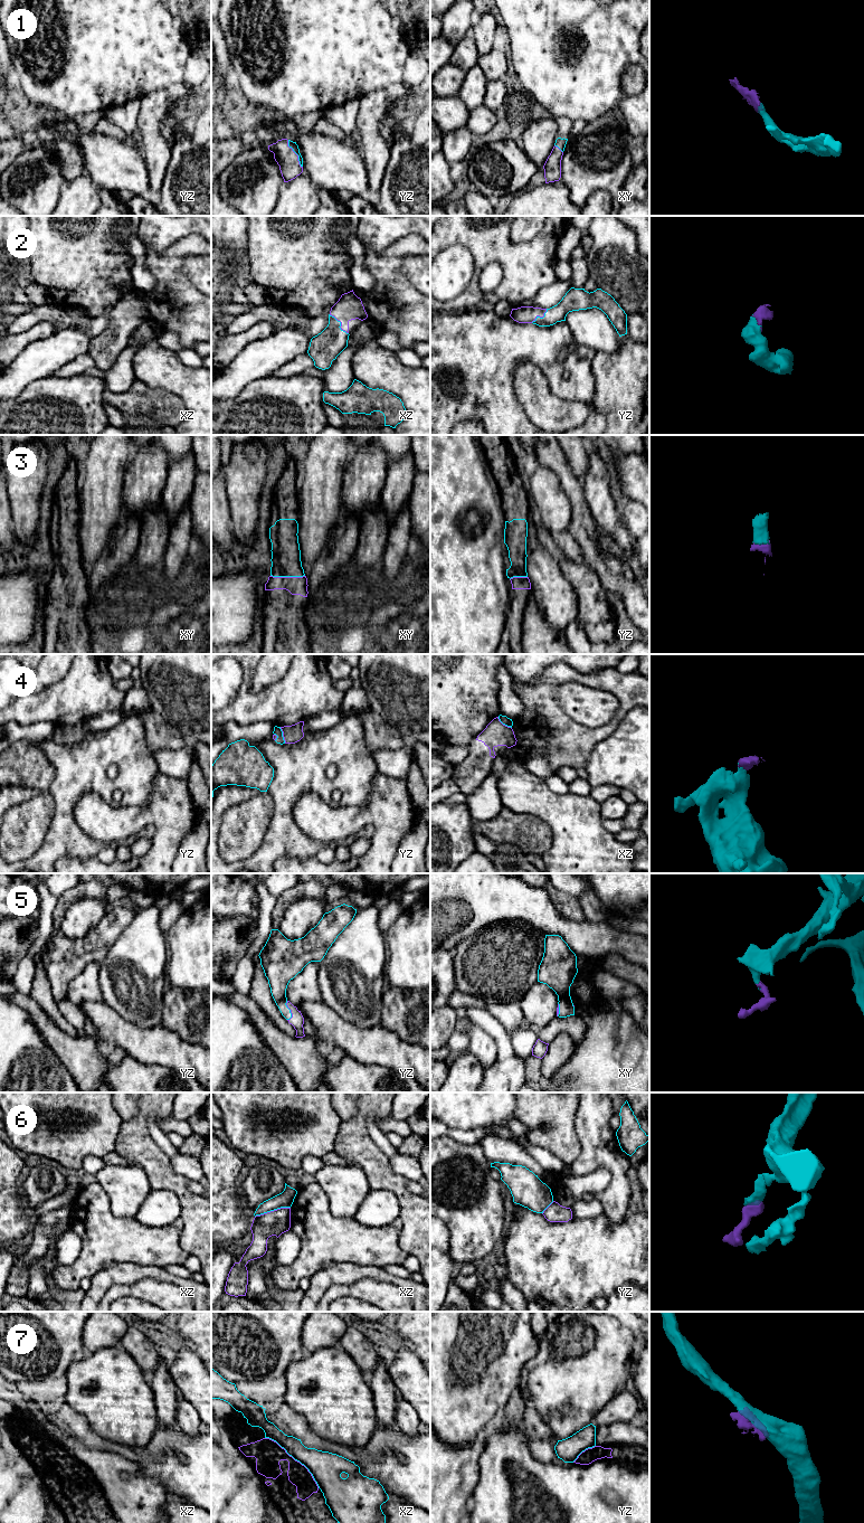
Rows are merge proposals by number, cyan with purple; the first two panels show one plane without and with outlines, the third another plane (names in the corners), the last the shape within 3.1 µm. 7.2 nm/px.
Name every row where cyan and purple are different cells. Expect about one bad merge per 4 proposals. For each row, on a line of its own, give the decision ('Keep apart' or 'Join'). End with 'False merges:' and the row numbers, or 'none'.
1: Join
2: Join
3: Join
4: Join
5: Join
6: Keep apart
7: Keep apart
False merges: 6, 7

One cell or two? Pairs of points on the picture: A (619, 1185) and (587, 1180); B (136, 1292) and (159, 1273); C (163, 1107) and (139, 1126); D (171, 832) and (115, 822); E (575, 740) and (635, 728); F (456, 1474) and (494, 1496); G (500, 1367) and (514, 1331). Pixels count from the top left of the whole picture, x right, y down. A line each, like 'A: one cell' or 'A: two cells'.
A: two cells
B: two cells
C: one cell
D: one cell
E: two cells
F: two cells
G: one cell

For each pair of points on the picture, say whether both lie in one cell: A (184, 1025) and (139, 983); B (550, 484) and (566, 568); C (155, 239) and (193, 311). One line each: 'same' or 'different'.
A: different
B: different
C: different

